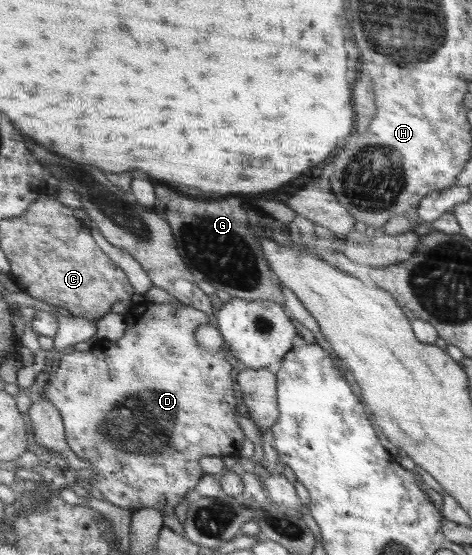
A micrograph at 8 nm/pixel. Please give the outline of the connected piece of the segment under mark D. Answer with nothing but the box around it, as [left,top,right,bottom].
[43,302,243,516]

